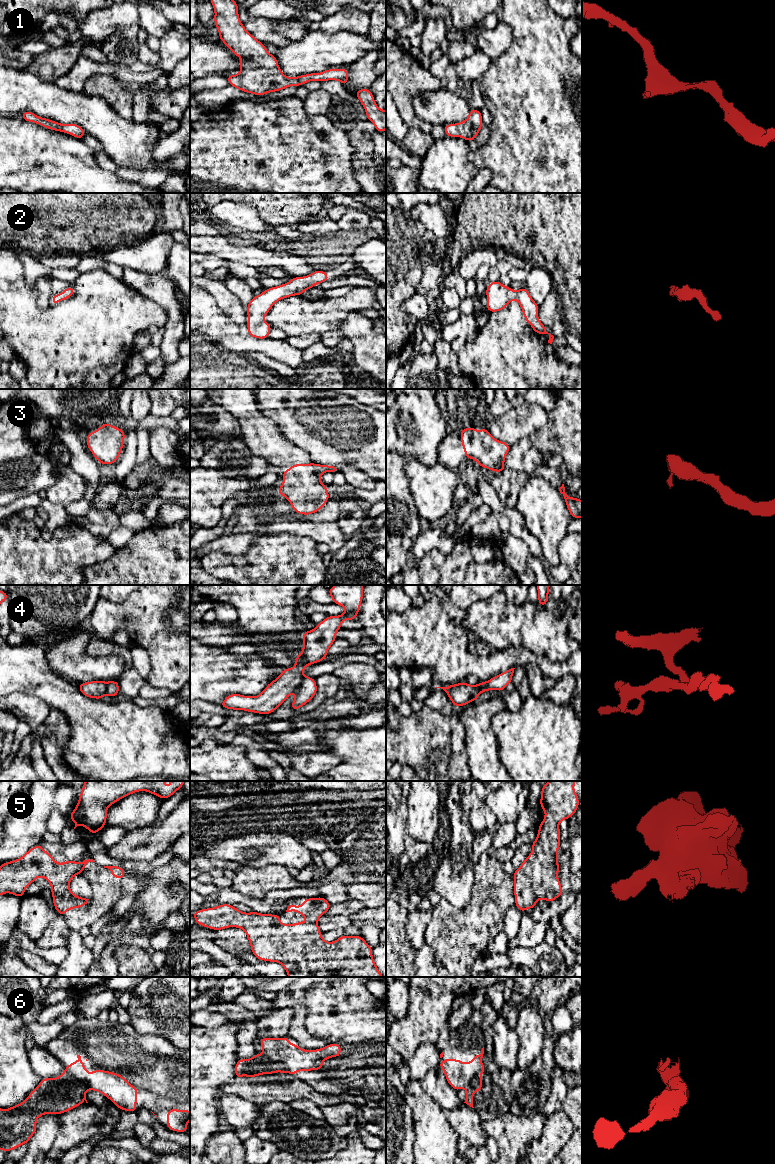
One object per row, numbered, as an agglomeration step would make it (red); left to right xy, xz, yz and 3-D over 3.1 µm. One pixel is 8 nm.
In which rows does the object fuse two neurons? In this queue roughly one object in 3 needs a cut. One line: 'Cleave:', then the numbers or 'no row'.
Cleave: 4, 6

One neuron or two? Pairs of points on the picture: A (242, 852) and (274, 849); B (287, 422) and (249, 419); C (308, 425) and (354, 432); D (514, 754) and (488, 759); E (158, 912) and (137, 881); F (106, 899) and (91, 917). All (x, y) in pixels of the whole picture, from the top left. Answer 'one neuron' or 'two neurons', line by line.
A: one neuron
B: two neurons
C: one neuron
D: two neurons
E: two neurons
F: one neuron

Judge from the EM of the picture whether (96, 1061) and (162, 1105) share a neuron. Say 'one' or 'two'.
one

